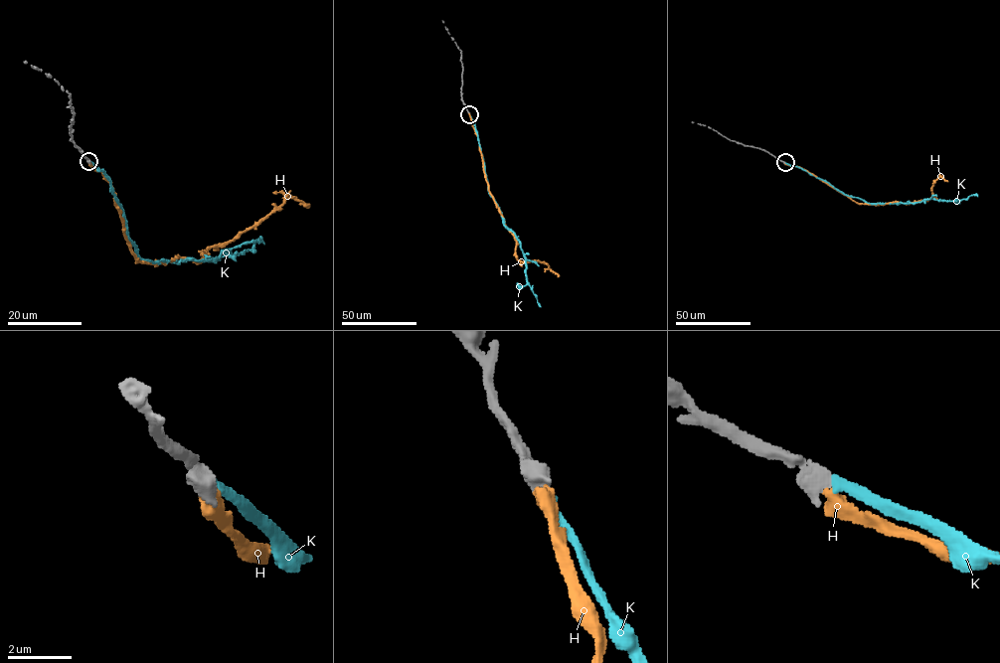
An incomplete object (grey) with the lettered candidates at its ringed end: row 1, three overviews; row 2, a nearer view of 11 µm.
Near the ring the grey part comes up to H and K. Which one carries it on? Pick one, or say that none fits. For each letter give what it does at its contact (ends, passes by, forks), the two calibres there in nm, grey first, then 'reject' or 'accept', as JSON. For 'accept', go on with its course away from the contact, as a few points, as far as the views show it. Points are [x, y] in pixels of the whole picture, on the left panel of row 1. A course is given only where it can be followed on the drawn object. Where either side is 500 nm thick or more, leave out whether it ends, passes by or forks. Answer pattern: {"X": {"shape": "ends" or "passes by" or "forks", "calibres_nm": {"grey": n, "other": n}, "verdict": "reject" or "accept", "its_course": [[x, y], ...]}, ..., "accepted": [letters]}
{"H": {"calibres_nm": {"grey": 700, "other": 440}, "verdict": "reject"}, "K": {"calibres_nm": {"grey": 700, "other": 320}, "verdict": "accept", "its_course": [[88, 160], [110, 181], [127, 237], [147, 261], [211, 260], [228, 249], [250, 250], [255, 240], [264, 244]]}, "accepted": ["K"]}

